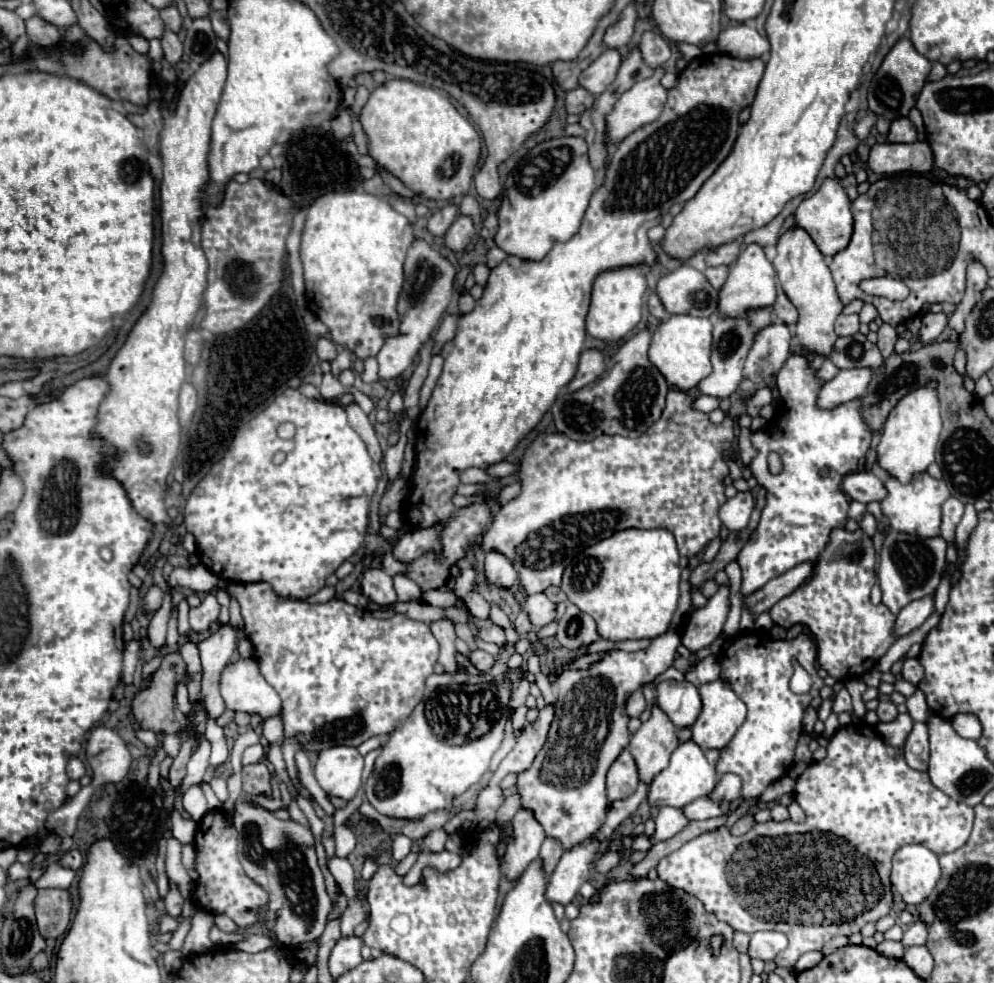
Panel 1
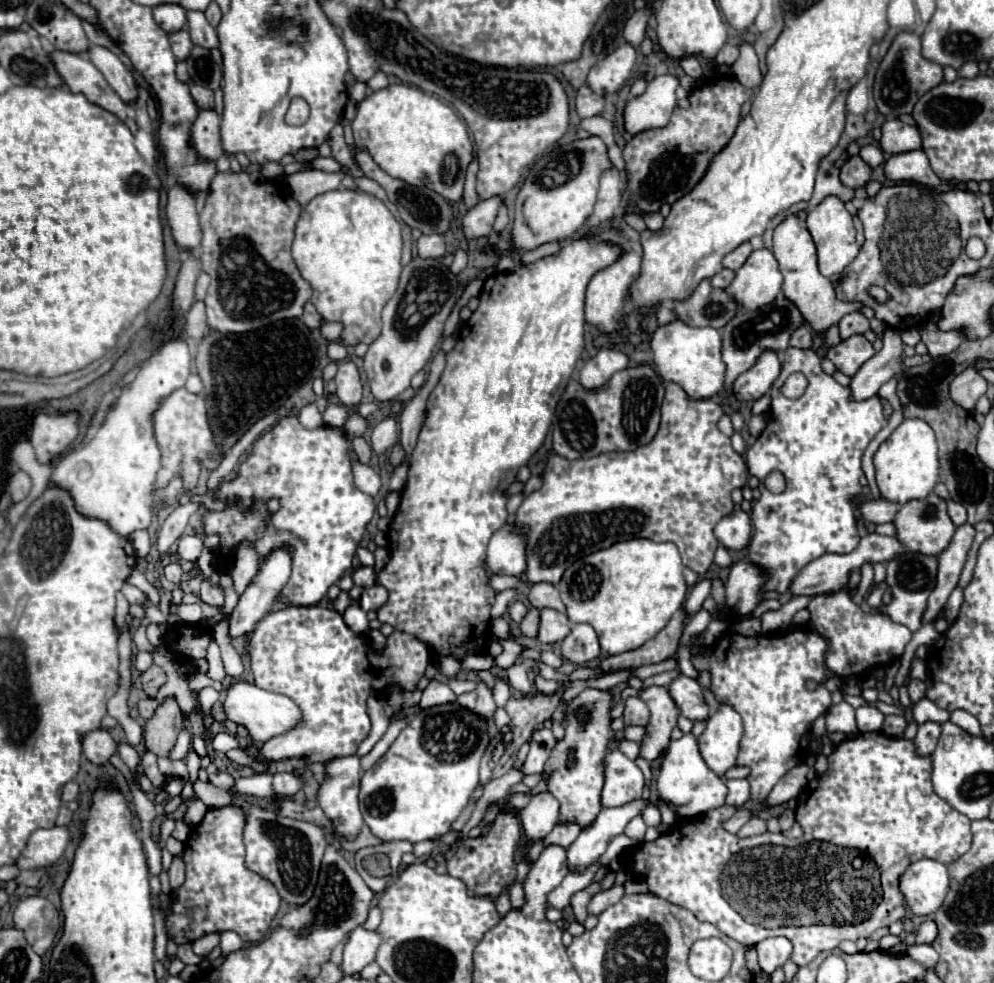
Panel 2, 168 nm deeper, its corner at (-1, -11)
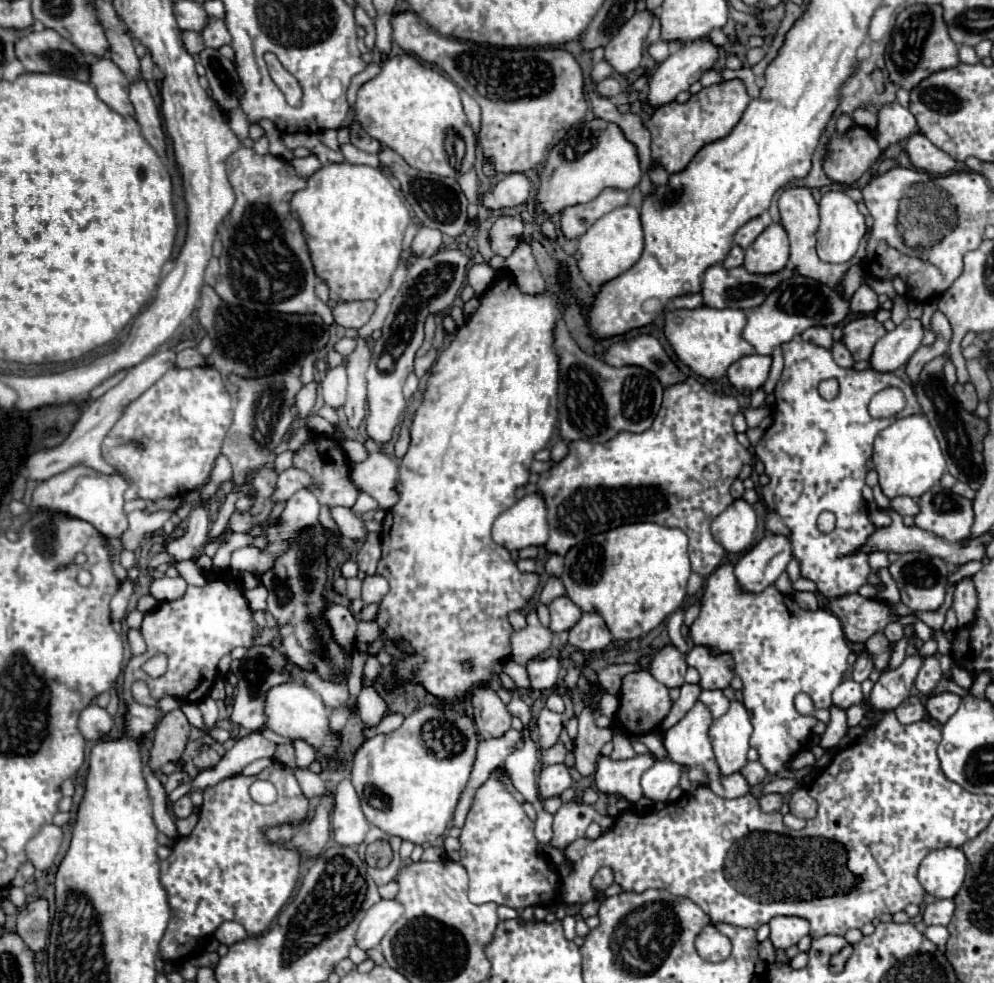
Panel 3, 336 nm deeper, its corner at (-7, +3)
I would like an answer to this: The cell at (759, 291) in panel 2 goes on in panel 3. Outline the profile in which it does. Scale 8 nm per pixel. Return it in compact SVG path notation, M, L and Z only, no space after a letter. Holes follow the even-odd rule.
M772 224L746 248L744 268L752 274L778 274L786 262L788 236L780 224Z

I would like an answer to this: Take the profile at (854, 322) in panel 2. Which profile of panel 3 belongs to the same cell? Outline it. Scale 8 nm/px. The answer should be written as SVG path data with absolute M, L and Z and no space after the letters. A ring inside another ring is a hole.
M862 284L850 300L850 310L854 314L872 314L878 310L878 296L866 284Z

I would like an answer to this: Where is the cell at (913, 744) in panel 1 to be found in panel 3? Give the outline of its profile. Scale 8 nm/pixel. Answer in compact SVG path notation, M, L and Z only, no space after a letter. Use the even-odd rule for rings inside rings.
M940 694L940 696L934 696L926 702L926 710L928 710L928 716L938 720L940 724L946 724L948 718L958 710L958 704L960 704L960 696L956 694Z

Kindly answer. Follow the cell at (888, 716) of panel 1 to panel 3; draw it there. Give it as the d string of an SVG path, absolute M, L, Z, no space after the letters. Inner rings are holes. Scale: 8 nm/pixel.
M908 696L896 710L894 710L898 722L902 724L910 724L910 722L918 722L926 716L926 708L924 704L916 698L916 696Z

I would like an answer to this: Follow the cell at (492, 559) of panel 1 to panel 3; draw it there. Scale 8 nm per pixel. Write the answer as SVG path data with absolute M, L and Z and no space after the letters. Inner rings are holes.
M530 494L502 512L492 526L492 540L510 552L542 546L548 538L546 506L540 494Z

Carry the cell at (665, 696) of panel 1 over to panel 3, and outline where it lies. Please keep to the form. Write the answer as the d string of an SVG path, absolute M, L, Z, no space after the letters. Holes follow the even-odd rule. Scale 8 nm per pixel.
M694 646L686 654L686 664L698 670L702 690L724 690L734 678L734 660L730 656L712 656L704 646Z

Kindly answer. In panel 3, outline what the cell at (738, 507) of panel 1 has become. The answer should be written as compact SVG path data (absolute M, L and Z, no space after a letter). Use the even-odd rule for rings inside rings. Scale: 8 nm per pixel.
M740 498L714 518L712 534L728 552L742 552L752 546L756 522L754 508Z

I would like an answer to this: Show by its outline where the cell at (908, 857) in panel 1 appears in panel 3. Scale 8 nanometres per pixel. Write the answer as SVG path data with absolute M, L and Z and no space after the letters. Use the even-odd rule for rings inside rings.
M960 848L932 850L918 868L922 888L934 898L954 898L966 876L966 856Z

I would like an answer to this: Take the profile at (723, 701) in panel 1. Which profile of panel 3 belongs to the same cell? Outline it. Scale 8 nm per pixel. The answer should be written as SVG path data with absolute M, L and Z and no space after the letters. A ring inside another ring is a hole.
M732 700L728 712L712 722L708 734L722 774L740 772L740 768L748 762L746 754L752 734L750 714L746 706L738 700Z

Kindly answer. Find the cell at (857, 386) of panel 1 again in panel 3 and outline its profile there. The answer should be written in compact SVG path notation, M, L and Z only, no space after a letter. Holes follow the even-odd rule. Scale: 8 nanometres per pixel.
M906 318L902 324L898 324L892 332L888 332L876 342L874 352L868 360L872 370L894 372L902 368L910 360L910 356L920 348L922 334L924 330L920 320Z

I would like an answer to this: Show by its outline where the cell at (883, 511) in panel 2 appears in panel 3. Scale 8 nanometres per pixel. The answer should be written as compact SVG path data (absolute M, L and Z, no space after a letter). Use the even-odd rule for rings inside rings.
M896 496L896 498L892 498L892 500L890 500L890 508L892 508L894 512L902 514L902 516L906 516L906 514L914 516L914 514L918 514L918 504L916 504L916 500L910 498L910 496Z

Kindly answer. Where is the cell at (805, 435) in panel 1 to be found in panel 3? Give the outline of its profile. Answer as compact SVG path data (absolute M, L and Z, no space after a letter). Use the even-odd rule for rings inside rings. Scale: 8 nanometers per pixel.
M802 336L792 338L790 342L782 344L784 354L784 372L780 382L776 384L776 406L772 410L772 426L764 432L764 436L758 440L756 456L764 462L766 474L770 478L768 486L762 488L762 500L766 506L764 512L764 528L772 534L782 534L790 538L792 544L792 556L800 562L800 574L802 578L812 580L818 586L818 592L826 598L836 598L844 594L858 592L860 586L866 584L866 578L870 574L868 556L860 556L858 548L866 542L866 538L874 532L874 524L868 520L866 504L862 498L862 488L866 484L868 466L866 462L872 456L872 442L880 430L890 426L898 416L890 418L872 418L868 414L868 402L870 398L884 390L884 388L900 388L906 398L906 406L902 410L902 416L918 414L920 406L916 402L916 396L912 392L912 386L898 378L892 372L876 372L876 370L864 370L856 372L854 368L840 368L834 360L828 348L816 346L812 342L802 340ZM834 378L840 384L840 392L834 400L824 400L818 394L818 384L822 380ZM820 512L834 512L836 516L836 528L830 534L822 534L816 526L816 520Z

